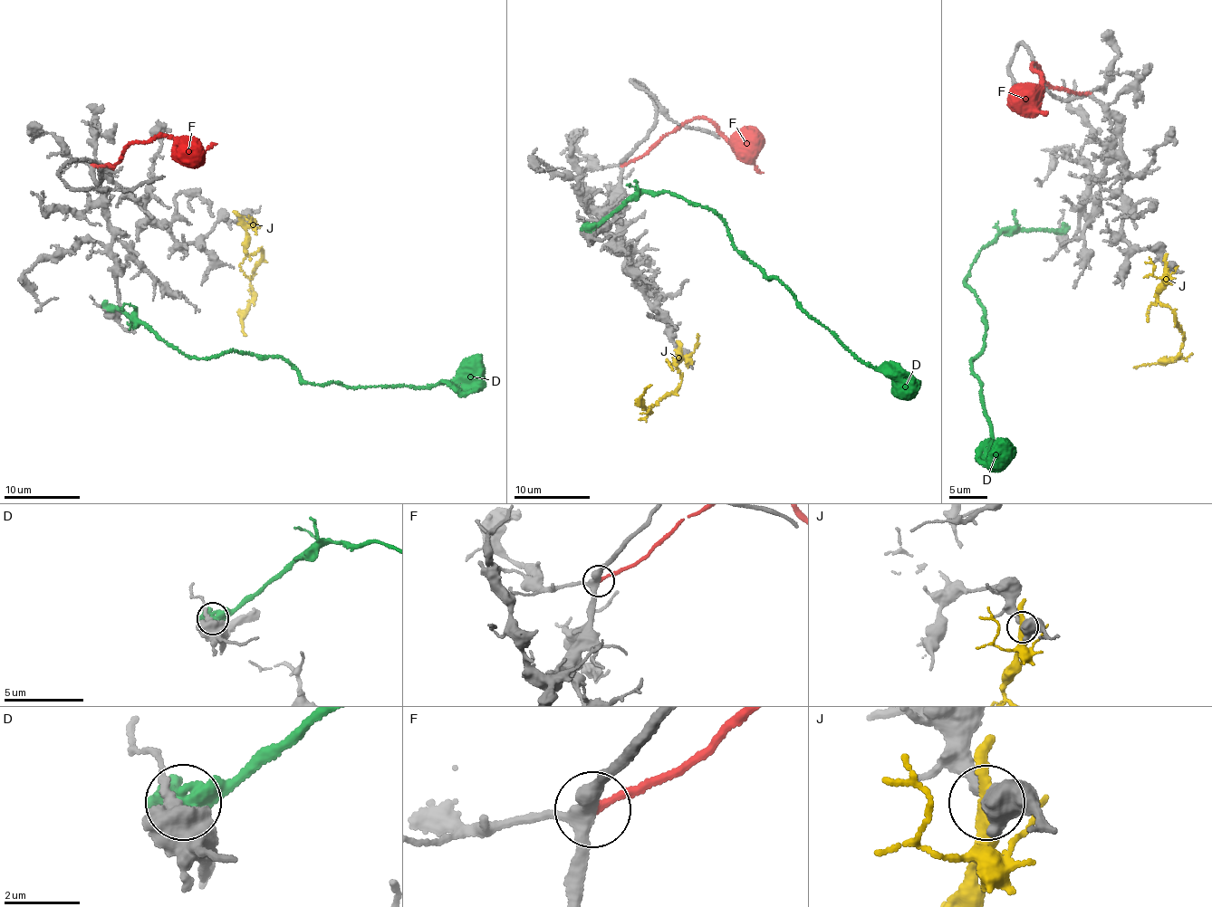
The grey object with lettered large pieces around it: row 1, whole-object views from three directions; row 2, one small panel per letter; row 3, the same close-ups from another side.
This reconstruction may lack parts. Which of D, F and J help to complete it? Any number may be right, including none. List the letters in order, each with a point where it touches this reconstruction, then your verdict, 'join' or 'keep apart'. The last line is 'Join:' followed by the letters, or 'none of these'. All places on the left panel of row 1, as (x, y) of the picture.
D: meets grey at (110, 310); keep apart
F: meets grey at (93, 165); keep apart
J: meets grey at (242, 220); keep apart
Join: none of these

